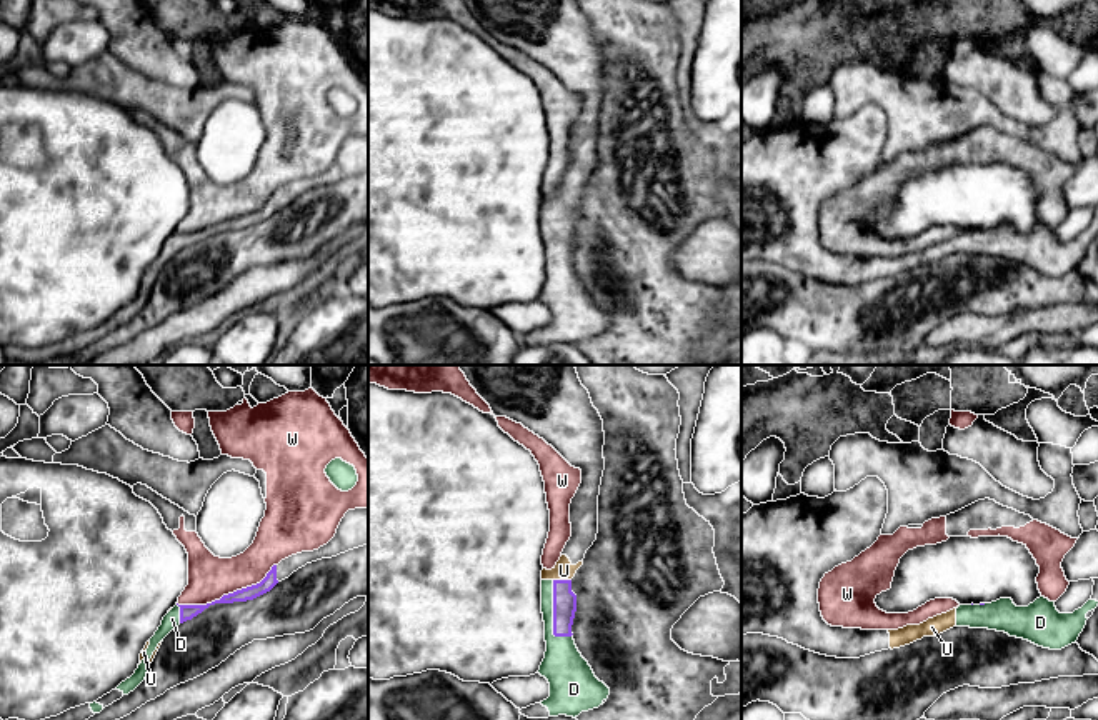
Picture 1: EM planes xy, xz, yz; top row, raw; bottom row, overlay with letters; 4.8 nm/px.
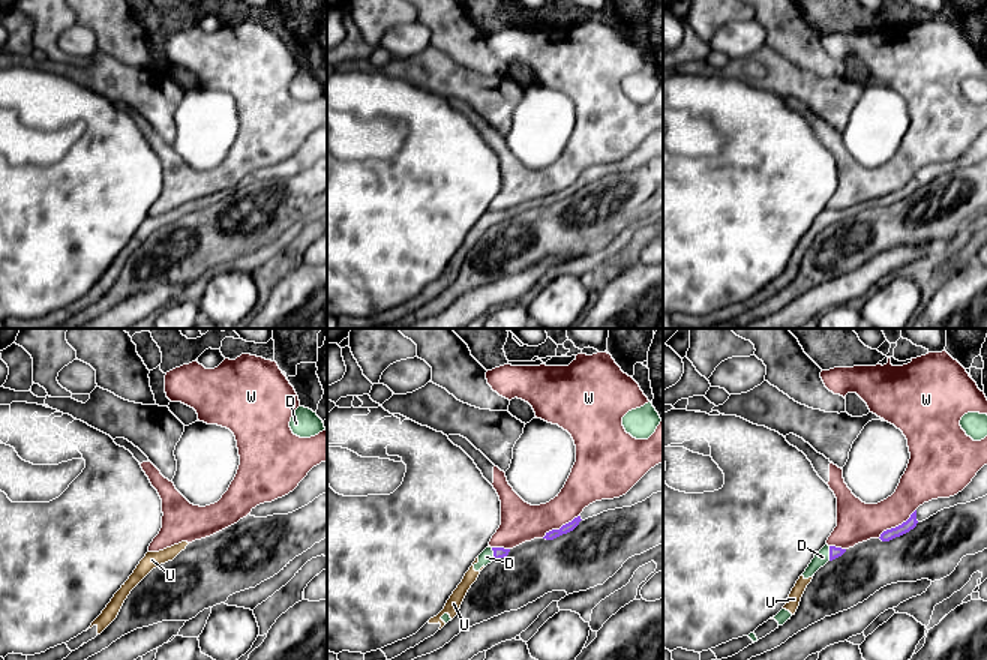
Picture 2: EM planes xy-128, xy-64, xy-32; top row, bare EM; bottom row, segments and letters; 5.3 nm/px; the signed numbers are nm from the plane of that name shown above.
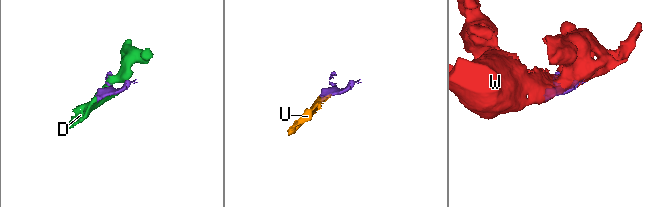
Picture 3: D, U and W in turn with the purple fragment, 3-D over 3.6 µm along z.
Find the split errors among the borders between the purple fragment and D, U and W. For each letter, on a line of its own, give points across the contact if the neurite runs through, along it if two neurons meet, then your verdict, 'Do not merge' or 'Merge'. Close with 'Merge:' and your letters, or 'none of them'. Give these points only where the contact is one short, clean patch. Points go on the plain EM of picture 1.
D: Merge
U: Merge
W: Merge
Merge: D, U, W

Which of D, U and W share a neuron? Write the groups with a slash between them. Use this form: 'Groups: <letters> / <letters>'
Groups: D U W

